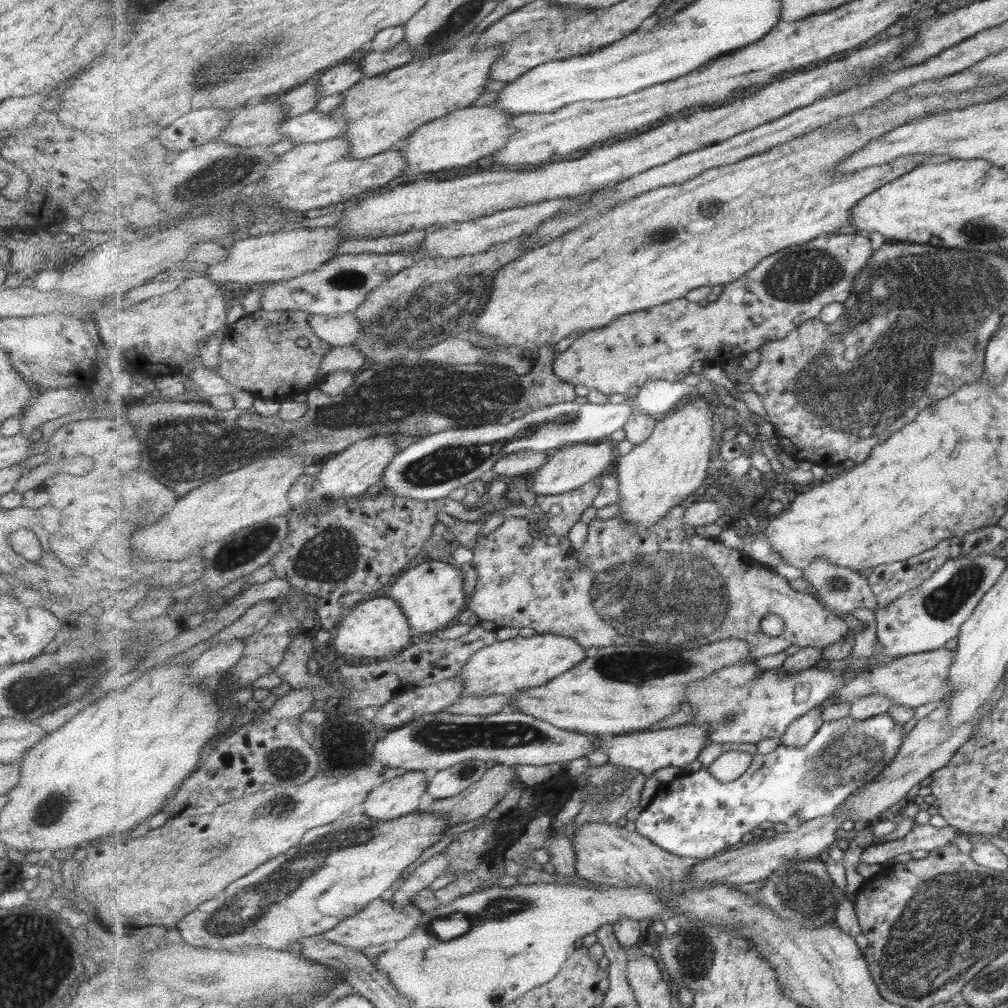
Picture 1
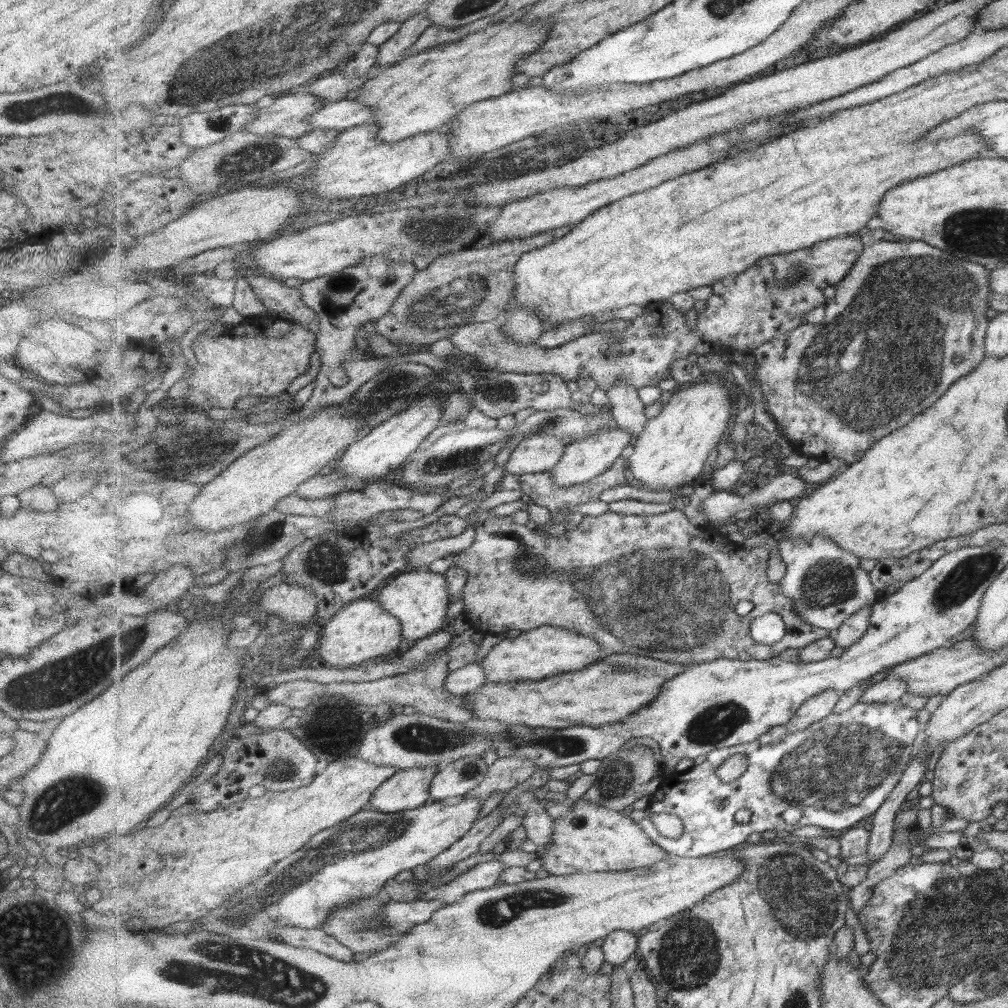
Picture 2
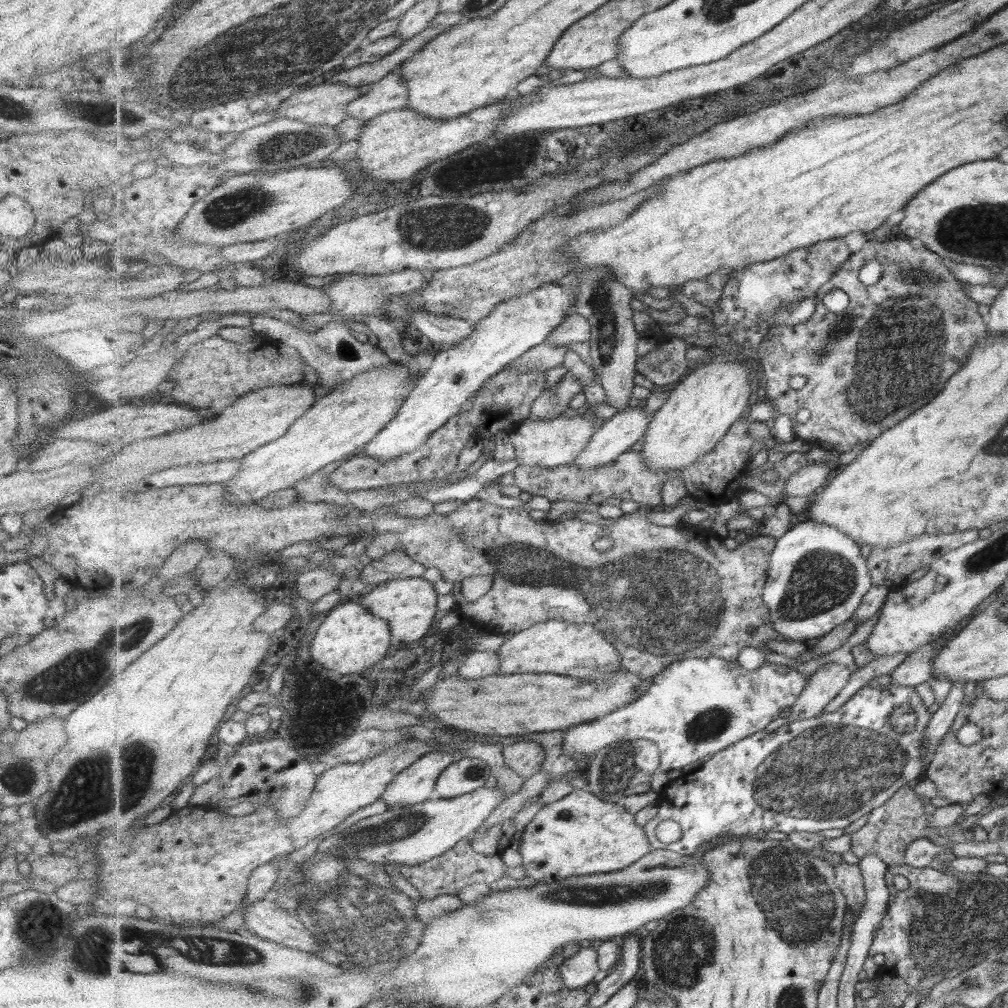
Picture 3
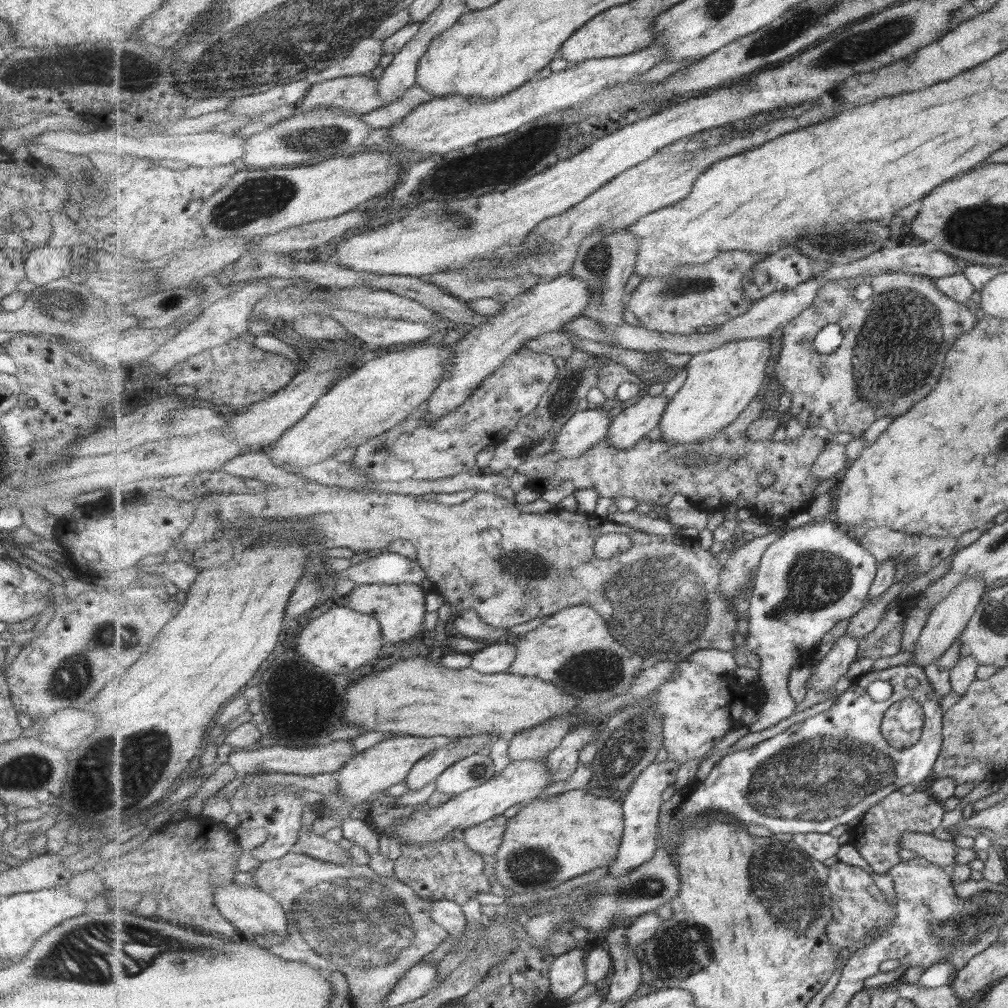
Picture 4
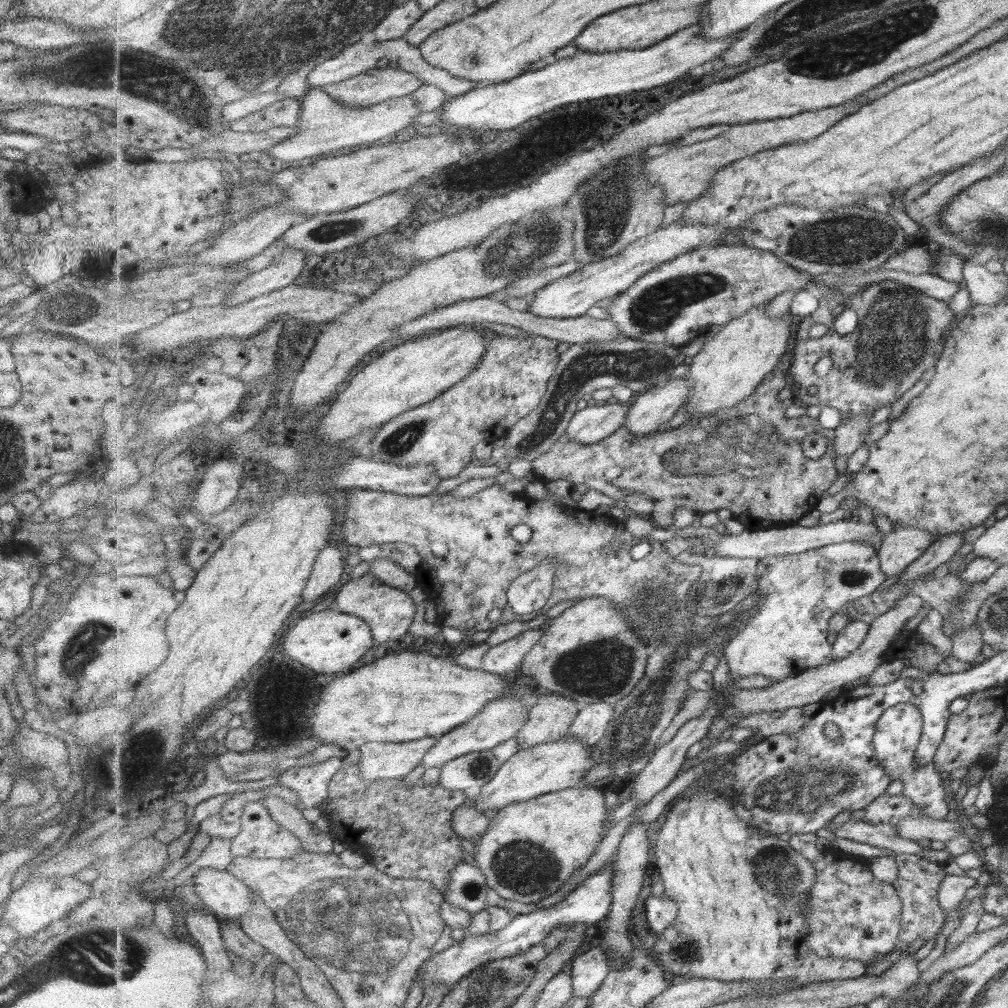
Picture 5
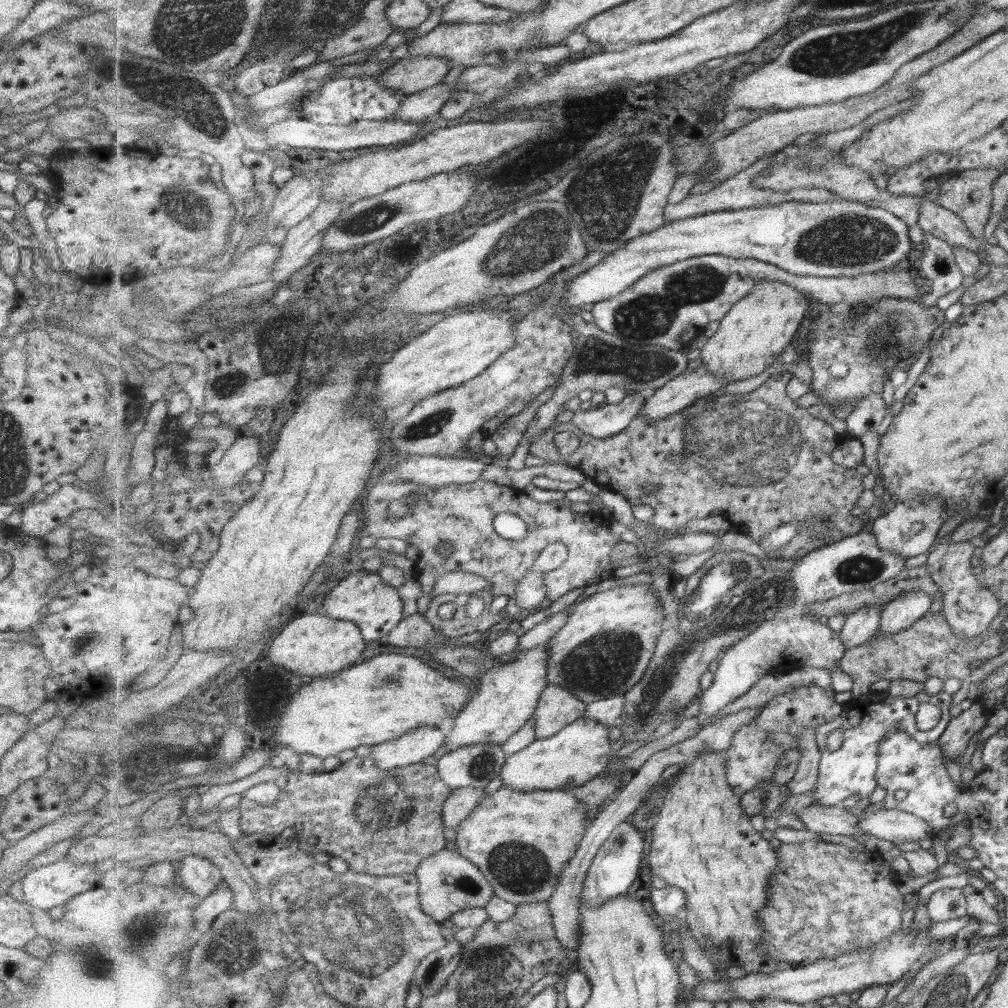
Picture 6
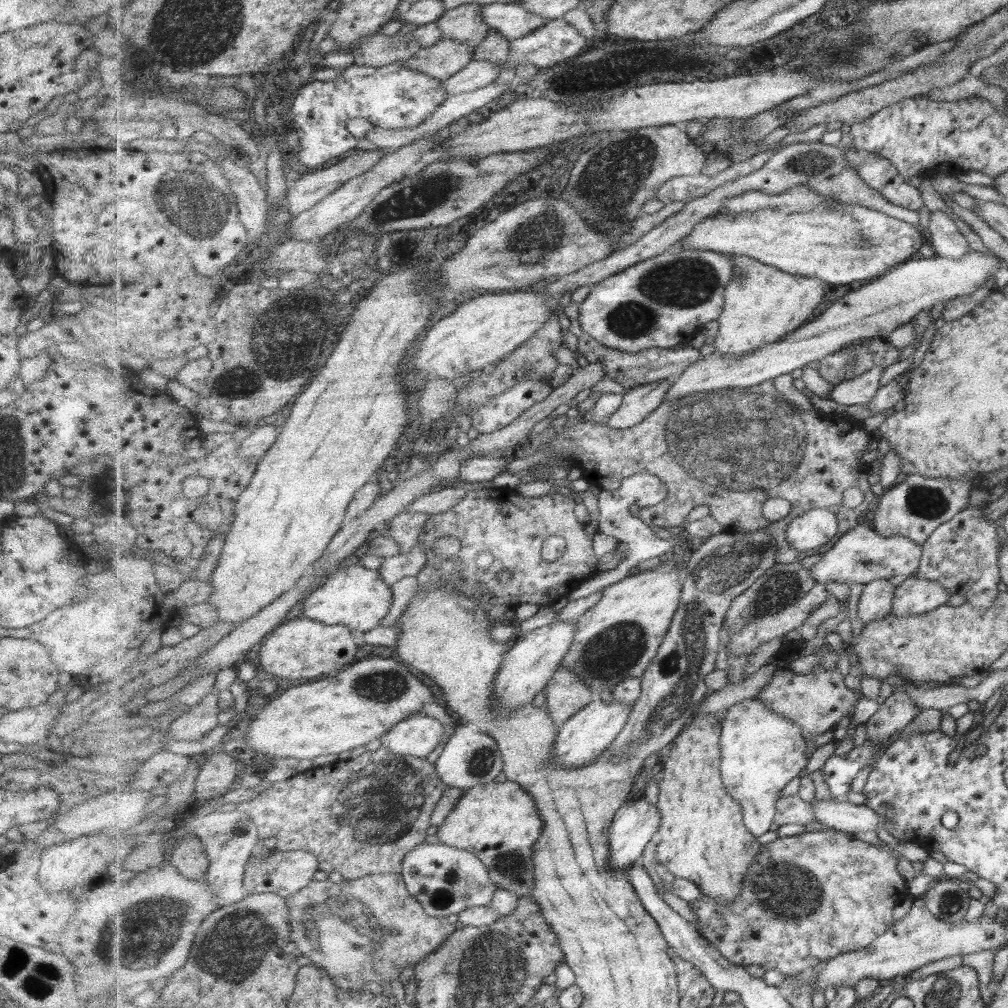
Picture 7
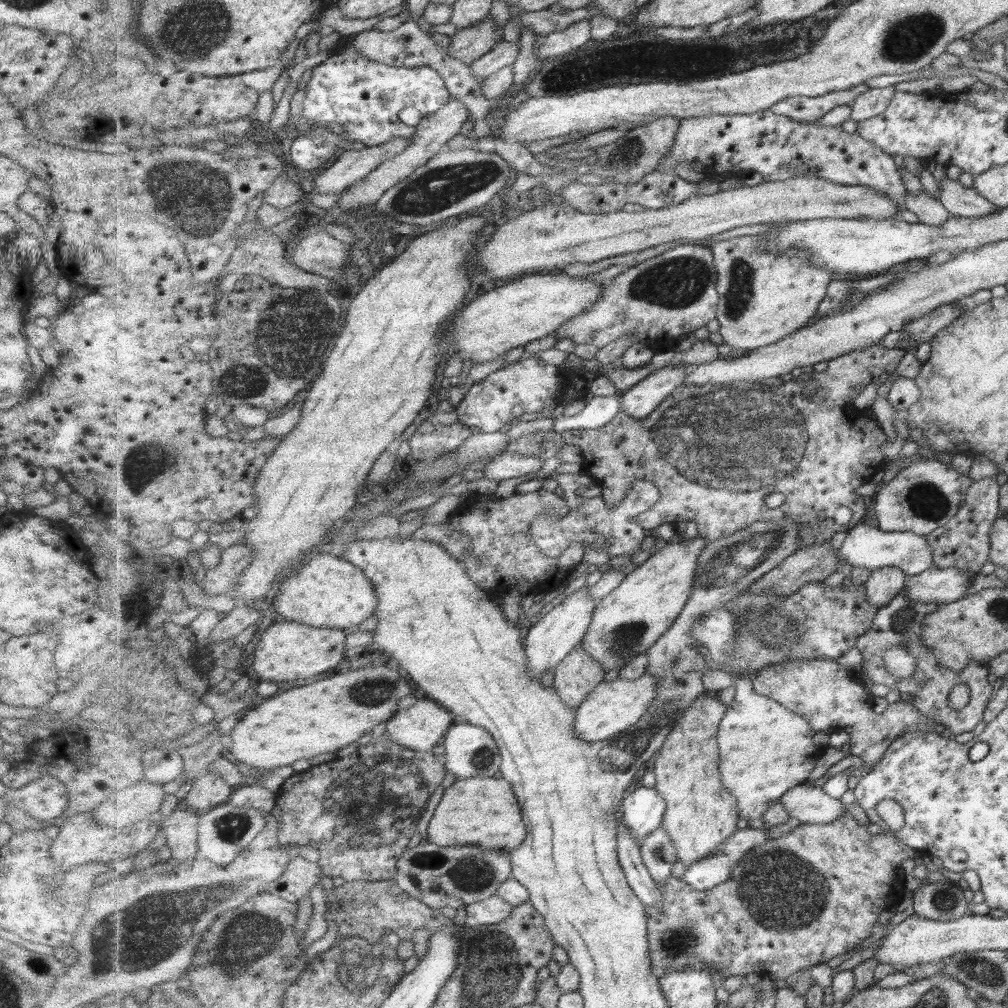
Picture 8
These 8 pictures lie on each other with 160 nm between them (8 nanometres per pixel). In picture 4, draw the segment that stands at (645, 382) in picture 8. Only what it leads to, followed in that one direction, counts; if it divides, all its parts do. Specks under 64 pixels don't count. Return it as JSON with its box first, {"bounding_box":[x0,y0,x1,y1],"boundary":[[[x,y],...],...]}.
{"bounding_box":[553,409,613,457],"boundary":[[[600,409],[577,411],[557,436],[553,450],[564,457],[578,457],[608,438],[613,417]]]}

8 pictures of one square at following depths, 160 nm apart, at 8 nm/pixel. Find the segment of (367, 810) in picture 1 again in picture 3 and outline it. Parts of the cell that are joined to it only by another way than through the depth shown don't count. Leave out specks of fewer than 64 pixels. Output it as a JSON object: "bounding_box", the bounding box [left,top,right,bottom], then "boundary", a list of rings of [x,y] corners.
{"bounding_box":[381,750,454,808],"boundary":[[[437,750],[427,753],[393,779],[381,800],[390,808],[430,800],[435,793],[436,780],[454,760],[447,752]]]}

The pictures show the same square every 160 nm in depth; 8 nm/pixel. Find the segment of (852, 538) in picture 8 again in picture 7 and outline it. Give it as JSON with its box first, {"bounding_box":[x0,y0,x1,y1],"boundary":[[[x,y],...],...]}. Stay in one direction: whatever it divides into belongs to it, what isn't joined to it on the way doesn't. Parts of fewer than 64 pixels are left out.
{"bounding_box":[809,524,921,586],"boundary":[[[861,524],[841,536],[827,552],[821,554],[820,560],[809,570],[815,584],[825,586],[828,583],[839,583],[847,586],[852,584],[865,586],[877,580],[892,580],[895,576],[909,577],[918,571],[919,560],[921,560],[921,548],[911,540],[903,536],[885,538],[873,527]]]}

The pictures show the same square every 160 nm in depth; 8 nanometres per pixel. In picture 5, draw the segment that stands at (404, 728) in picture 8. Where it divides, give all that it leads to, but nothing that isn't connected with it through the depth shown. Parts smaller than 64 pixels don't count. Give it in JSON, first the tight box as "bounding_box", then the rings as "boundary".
{"bounding_box":[359,737,440,781],"boundary":[[[425,737],[409,742],[369,742],[359,747],[360,770],[364,781],[403,779],[417,766],[440,737]]]}

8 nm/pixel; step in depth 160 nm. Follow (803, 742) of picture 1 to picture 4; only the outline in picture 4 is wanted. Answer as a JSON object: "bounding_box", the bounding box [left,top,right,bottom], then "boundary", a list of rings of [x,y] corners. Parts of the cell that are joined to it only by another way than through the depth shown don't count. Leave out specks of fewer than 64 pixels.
{"bounding_box":[810,635,858,695],"boundary":[[[849,635],[839,637],[826,656],[816,663],[810,687],[827,695],[827,690],[833,688],[841,676],[846,676],[853,662],[857,660],[858,642],[858,639]]]}

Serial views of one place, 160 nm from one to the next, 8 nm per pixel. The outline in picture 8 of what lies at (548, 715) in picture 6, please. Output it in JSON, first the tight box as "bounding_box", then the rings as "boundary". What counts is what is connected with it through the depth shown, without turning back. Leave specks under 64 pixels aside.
{"bounding_box":[553,644,605,711],"boundary":[[[579,644],[567,659],[555,668],[553,687],[575,711],[590,692],[602,682],[605,673],[602,664],[595,662]]]}

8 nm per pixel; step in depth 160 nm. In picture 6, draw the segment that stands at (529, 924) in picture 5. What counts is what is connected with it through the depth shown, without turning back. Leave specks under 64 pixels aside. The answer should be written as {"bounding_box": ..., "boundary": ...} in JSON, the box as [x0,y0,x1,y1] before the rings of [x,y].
{"bounding_box":[581,820,645,907],"boundary":[[[630,820],[617,825],[593,858],[584,882],[581,903],[596,907],[612,898],[627,894],[629,888],[639,878],[639,870],[641,870],[641,862],[643,862],[643,846],[645,846],[645,837],[631,824]]]}

